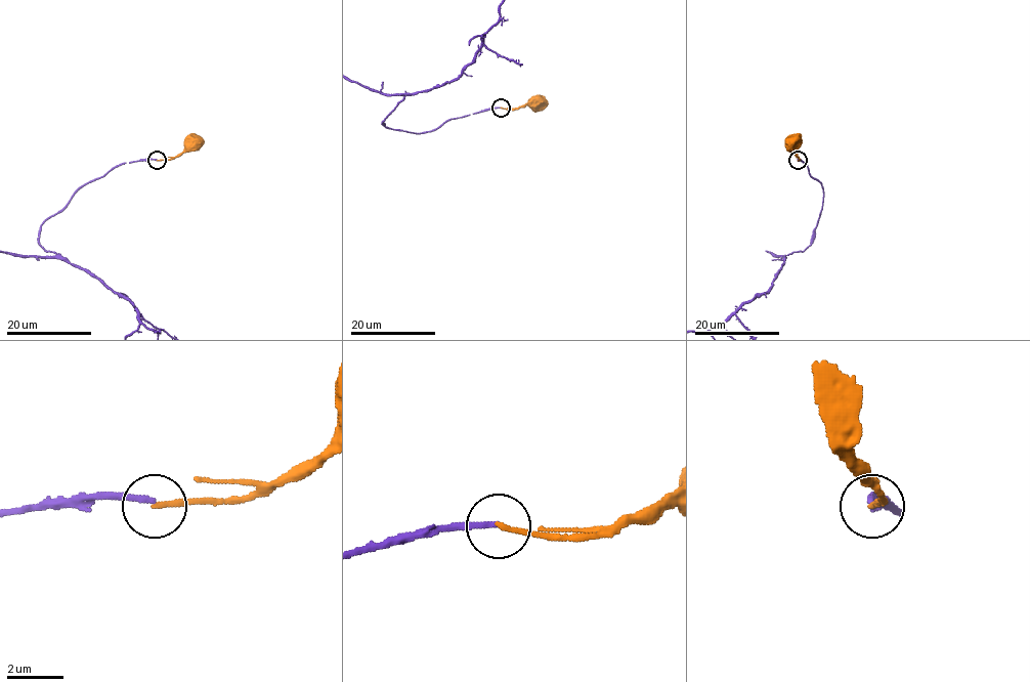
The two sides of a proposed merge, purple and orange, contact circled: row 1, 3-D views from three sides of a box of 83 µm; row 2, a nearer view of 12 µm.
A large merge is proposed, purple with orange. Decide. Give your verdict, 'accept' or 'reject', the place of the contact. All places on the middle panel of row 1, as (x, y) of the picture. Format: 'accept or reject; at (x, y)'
reject; at (501, 108)

